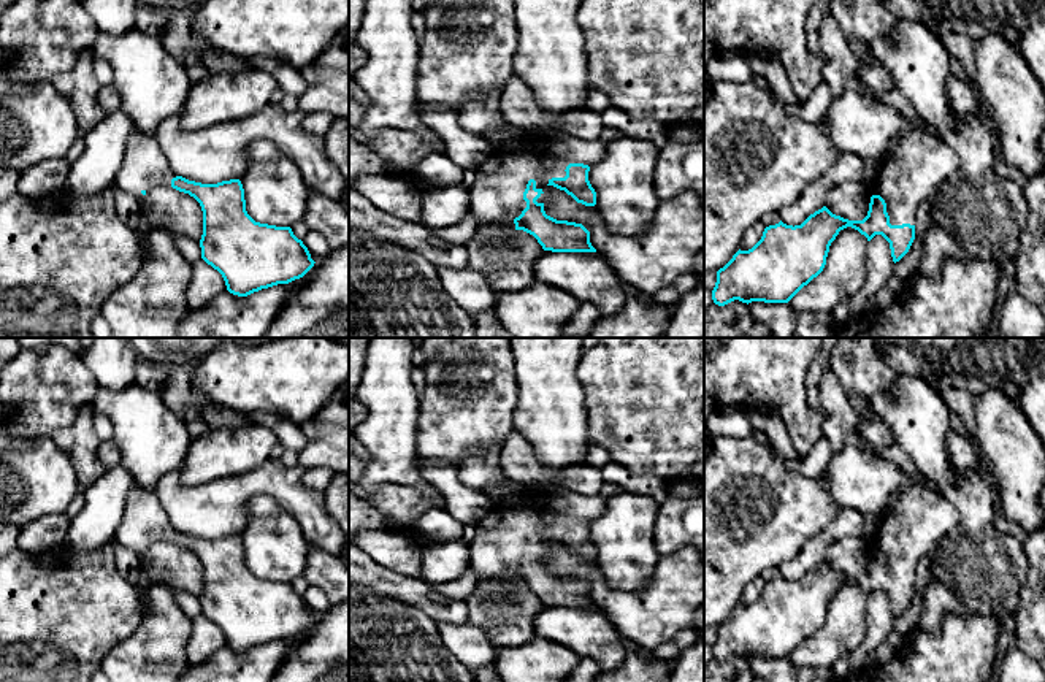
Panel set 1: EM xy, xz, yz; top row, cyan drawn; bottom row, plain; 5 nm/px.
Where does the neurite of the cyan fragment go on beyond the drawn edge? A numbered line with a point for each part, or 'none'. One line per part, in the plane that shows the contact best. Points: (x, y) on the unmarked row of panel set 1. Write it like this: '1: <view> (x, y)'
1: xz (497, 552)

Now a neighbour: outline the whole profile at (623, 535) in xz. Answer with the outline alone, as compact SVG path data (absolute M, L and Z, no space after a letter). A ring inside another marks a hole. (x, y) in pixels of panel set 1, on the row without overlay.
M622 490L606 503L606 512L588 527L598 566L611 588L641 590L660 560L653 531L661 501Z

